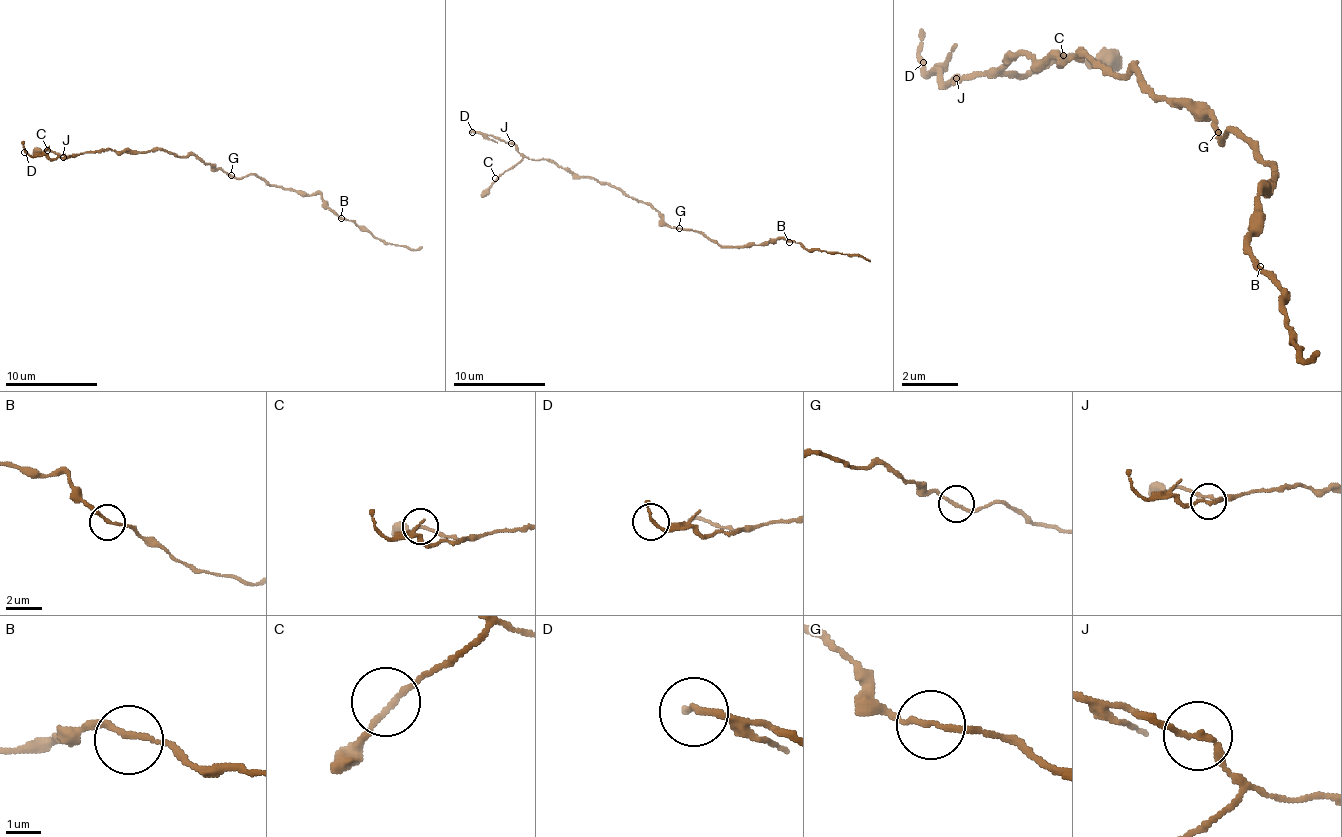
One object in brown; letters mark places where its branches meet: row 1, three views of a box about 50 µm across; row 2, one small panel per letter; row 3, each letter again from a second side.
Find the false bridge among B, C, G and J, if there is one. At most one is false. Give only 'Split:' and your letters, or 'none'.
Split: J

